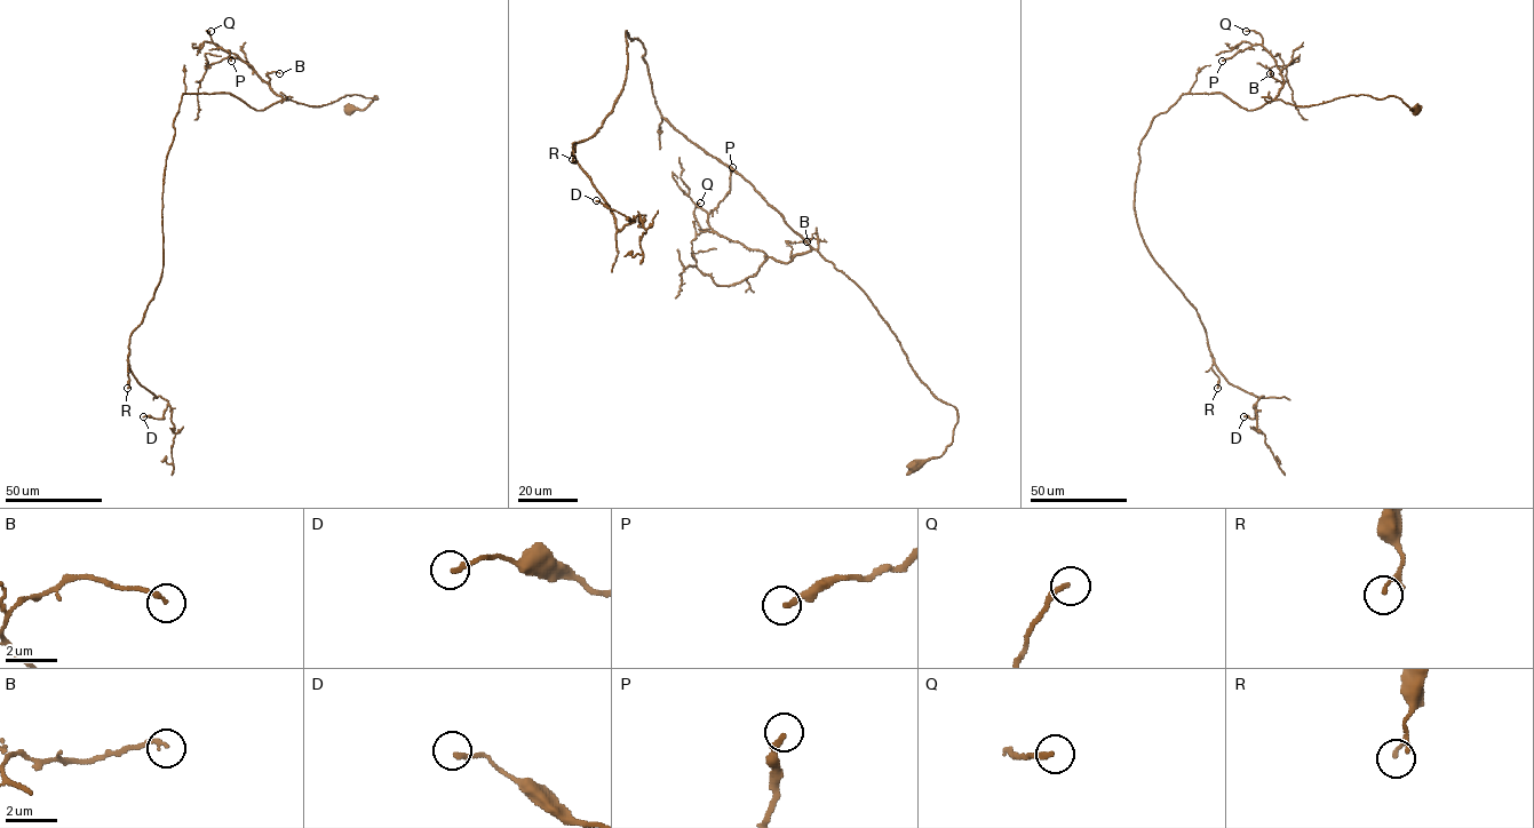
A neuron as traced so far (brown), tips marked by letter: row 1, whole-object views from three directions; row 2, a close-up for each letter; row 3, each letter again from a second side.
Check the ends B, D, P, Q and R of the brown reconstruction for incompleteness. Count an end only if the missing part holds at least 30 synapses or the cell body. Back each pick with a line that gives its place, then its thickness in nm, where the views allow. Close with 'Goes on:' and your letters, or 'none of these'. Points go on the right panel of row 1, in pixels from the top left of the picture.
Goes on: none of these

